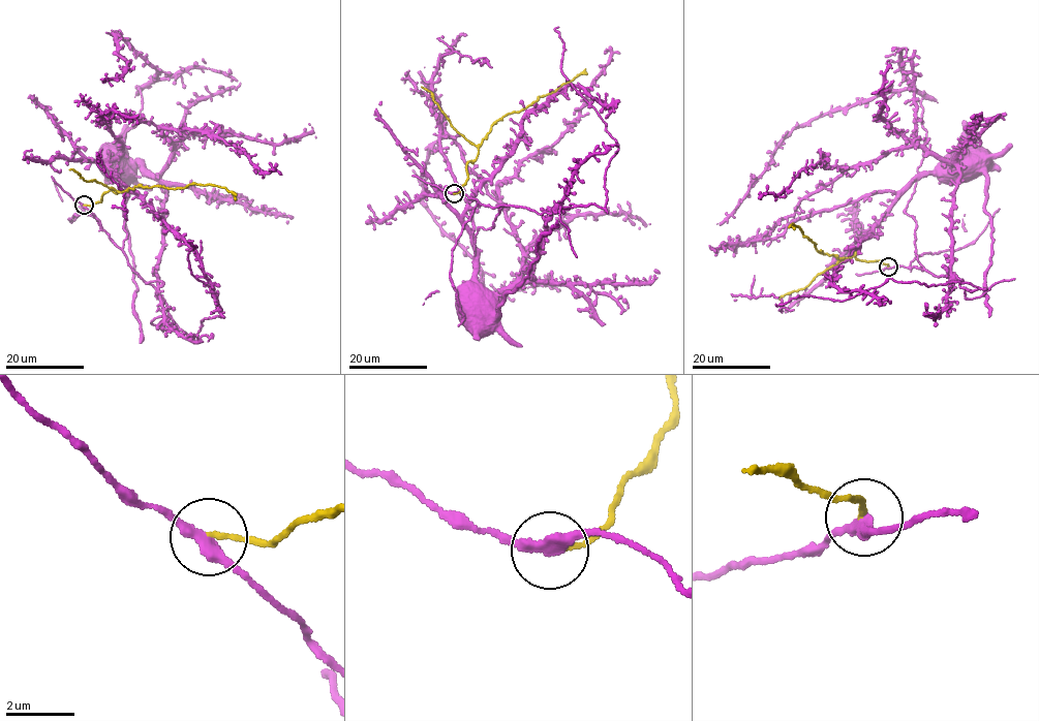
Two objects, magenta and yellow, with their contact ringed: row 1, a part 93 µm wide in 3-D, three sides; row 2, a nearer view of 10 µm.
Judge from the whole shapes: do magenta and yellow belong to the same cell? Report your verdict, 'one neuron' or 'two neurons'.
two neurons

